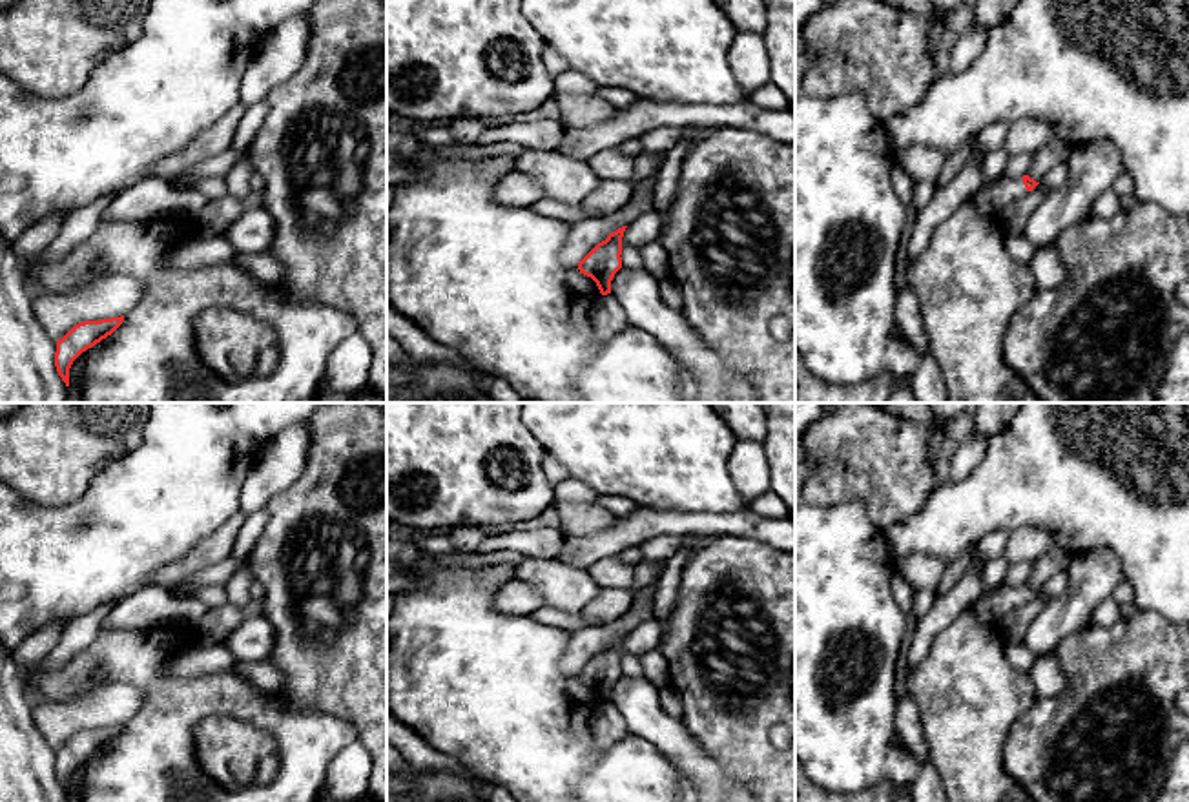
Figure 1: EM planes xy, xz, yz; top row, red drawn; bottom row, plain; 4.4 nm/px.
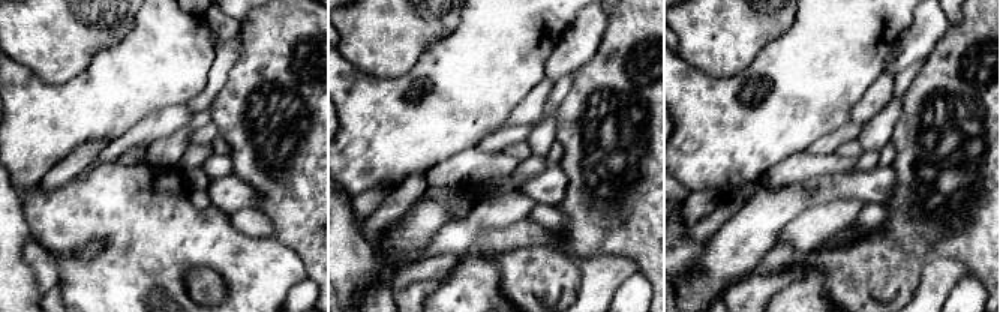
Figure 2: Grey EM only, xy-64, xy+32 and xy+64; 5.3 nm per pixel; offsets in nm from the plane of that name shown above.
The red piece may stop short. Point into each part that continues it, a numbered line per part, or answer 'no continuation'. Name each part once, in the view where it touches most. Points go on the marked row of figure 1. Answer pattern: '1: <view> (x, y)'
1: yz (989, 199)

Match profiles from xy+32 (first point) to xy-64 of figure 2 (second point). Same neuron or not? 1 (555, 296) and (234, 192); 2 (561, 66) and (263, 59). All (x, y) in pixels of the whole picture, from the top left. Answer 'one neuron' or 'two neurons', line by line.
1: two neurons
2: two neurons

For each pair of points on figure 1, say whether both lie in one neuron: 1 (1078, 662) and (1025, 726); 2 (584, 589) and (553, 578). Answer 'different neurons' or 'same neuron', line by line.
1: same neuron
2: same neuron

